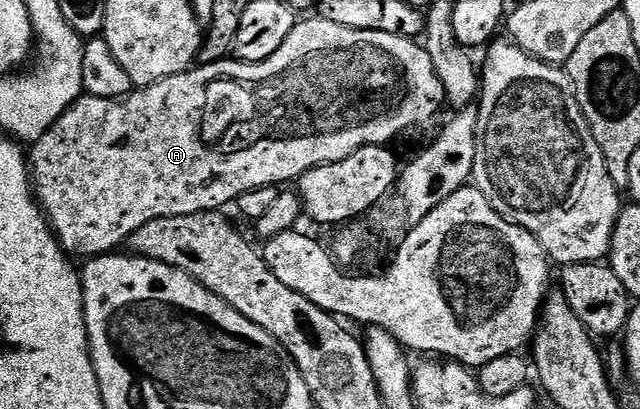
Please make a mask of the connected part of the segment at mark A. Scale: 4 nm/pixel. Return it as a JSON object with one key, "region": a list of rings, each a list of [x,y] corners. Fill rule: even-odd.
{"region":[[[304,17],[296,22],[294,29],[290,29],[290,37],[286,37],[286,41],[282,41],[281,47],[270,53],[266,61],[242,63],[235,57],[229,57],[220,59],[217,63],[200,63],[174,77],[166,77],[149,87],[133,90],[131,95],[126,95],[123,99],[84,95],[37,143],[31,144],[30,174],[36,202],[40,204],[48,226],[55,231],[56,239],[65,252],[72,257],[95,257],[115,252],[119,243],[121,246],[135,231],[142,229],[142,225],[150,221],[173,219],[203,211],[220,211],[227,203],[228,206],[235,204],[242,193],[259,187],[291,184],[288,183],[291,179],[292,182],[299,180],[301,175],[318,165],[342,161],[342,157],[350,157],[350,153],[363,147],[391,144],[391,139],[398,138],[403,131],[412,131],[415,127],[424,127],[435,121],[440,106],[444,107],[446,103],[444,89],[434,71],[434,65],[431,64],[431,57],[416,39],[381,31],[346,29],[346,25],[334,25],[334,21],[319,17],[308,18],[312,17]]]}

